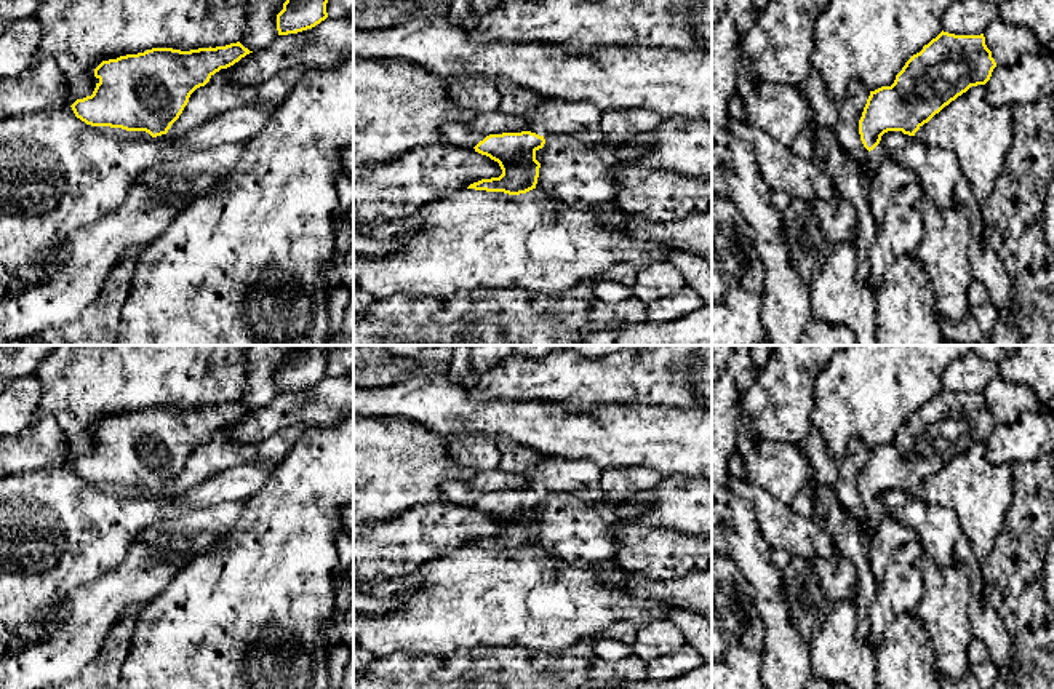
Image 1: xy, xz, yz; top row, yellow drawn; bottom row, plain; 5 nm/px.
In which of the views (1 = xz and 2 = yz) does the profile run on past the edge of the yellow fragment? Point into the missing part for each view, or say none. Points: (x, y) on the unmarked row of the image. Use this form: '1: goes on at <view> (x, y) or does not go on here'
1: goes on at xz (579, 478)
2: goes on at yz (877, 513)

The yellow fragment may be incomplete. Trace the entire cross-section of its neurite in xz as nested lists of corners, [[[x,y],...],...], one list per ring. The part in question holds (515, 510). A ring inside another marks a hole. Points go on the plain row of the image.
[[[545,460],[521,473],[528,486],[521,491],[489,492],[475,510],[497,520],[502,532],[481,537],[467,547],[520,553],[536,547],[541,521],[536,510],[547,496],[573,496],[585,502],[603,499],[601,468],[589,460]]]

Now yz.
[[[940,390],[913,412],[891,444],[870,449],[859,492],[868,508],[872,534],[884,518],[881,494],[888,489],[915,491],[971,444],[985,443],[996,425],[980,393]]]

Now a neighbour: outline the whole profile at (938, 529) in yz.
[[[888,489],[881,494],[884,516],[916,532],[926,556],[945,572],[956,571],[955,544],[961,536],[960,523],[952,508],[932,507],[915,494]]]

